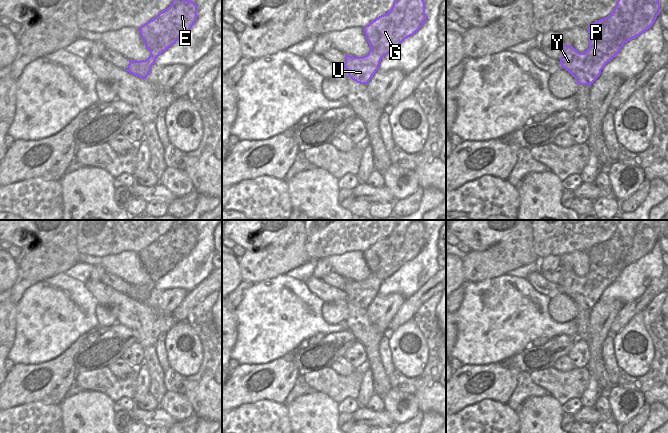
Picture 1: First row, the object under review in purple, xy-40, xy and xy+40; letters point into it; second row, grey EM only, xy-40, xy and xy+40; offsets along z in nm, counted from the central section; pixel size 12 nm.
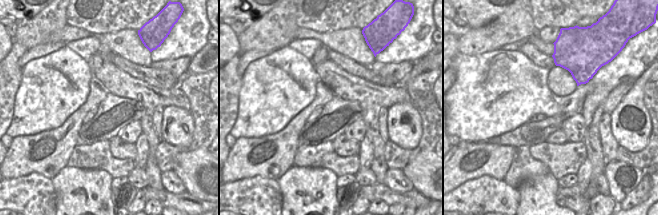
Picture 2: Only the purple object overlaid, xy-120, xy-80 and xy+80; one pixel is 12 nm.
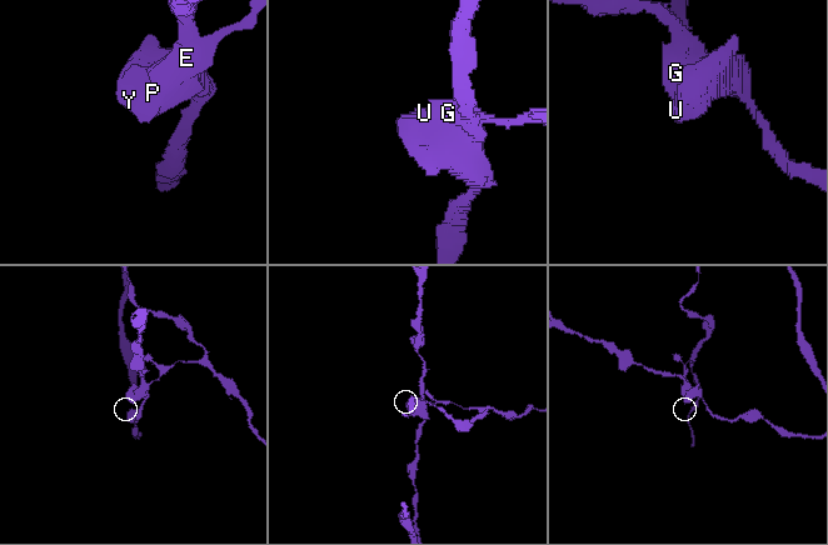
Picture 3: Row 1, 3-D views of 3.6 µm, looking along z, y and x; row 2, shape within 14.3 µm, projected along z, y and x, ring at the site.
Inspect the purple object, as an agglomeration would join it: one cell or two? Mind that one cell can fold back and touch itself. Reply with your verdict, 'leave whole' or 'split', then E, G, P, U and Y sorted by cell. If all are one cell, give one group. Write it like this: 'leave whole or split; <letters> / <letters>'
split; E G / P U Y

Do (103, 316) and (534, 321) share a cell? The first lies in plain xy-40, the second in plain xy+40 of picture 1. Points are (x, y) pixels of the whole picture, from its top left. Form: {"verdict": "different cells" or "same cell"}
{"verdict": "different cells"}

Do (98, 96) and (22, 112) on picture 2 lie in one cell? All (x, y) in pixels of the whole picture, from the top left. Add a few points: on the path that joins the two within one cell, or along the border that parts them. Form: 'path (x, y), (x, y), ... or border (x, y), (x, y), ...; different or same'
border (92, 78), (86, 100), (69, 116); different

